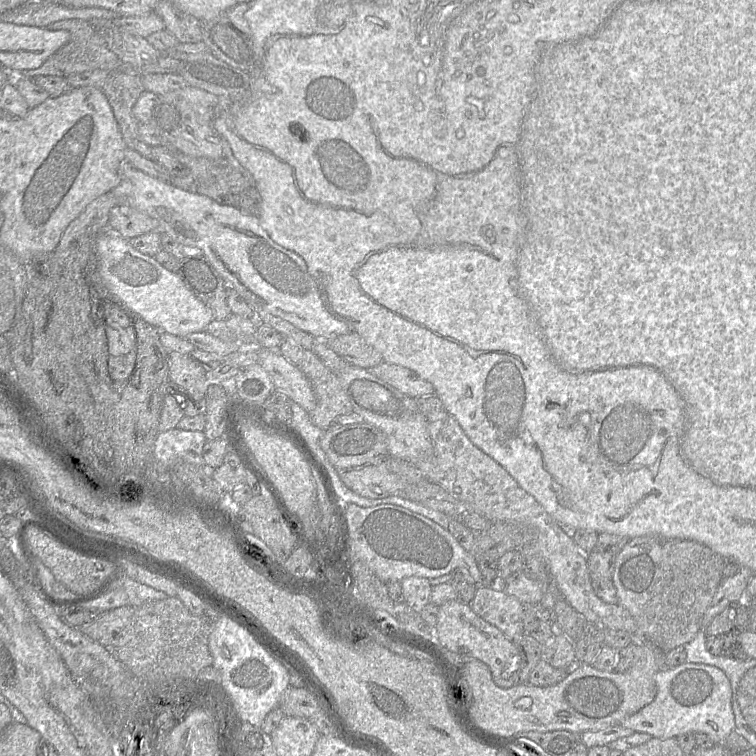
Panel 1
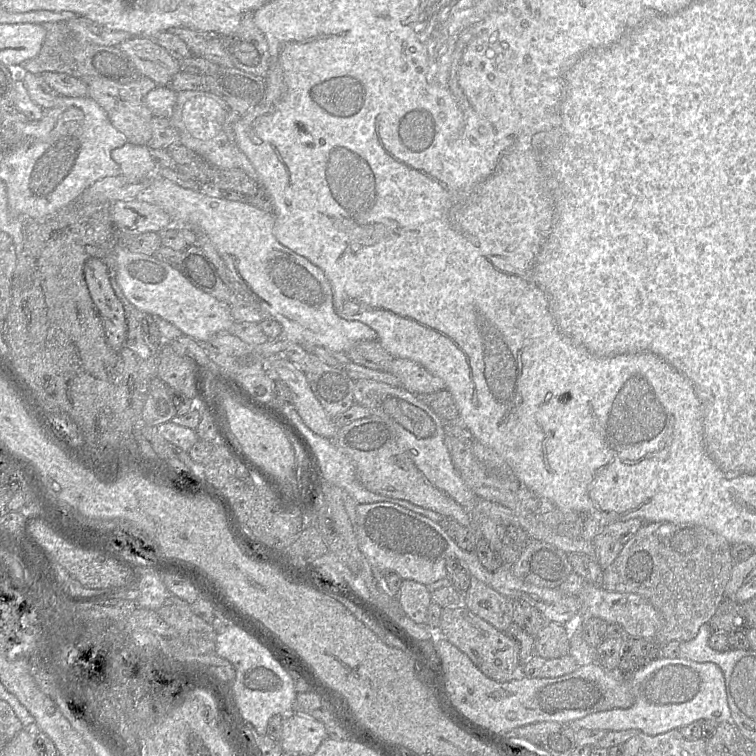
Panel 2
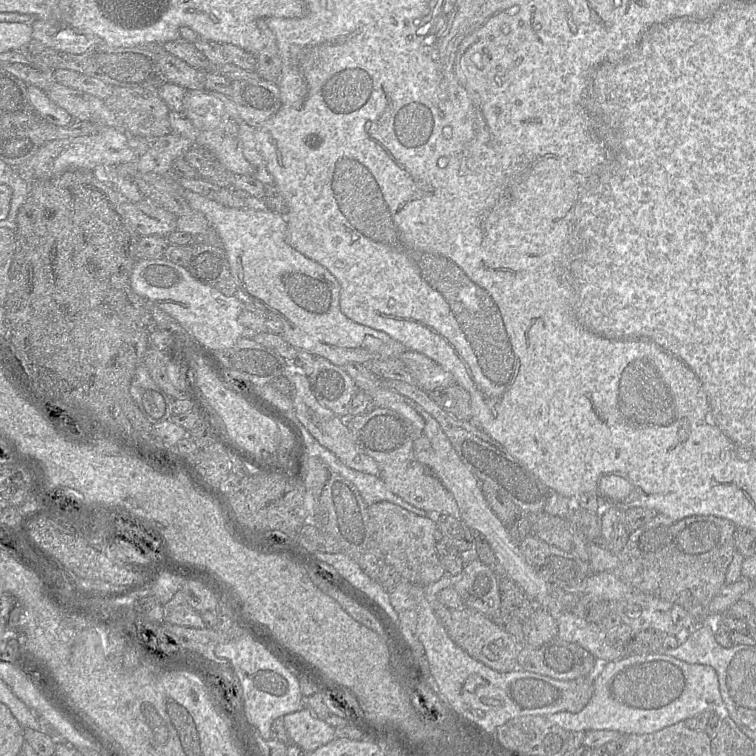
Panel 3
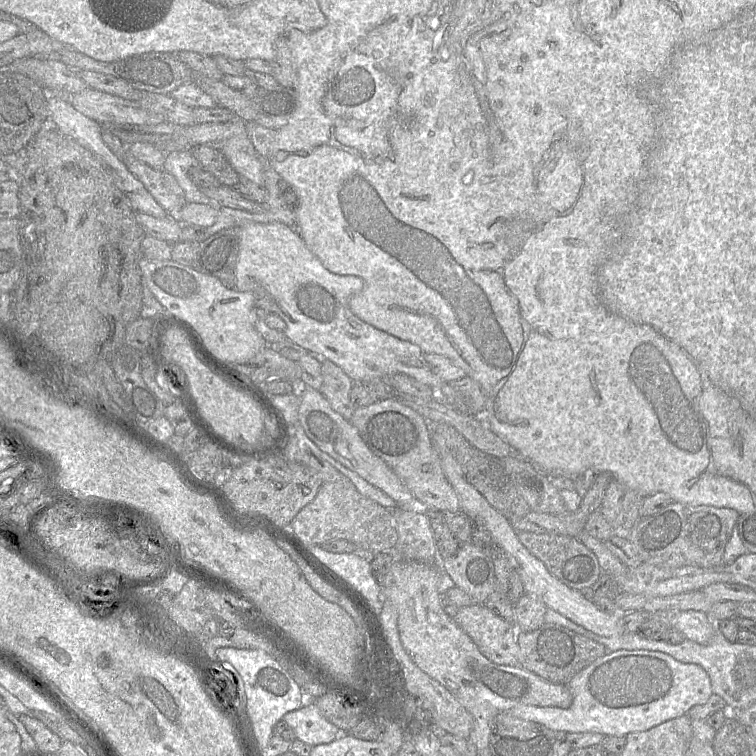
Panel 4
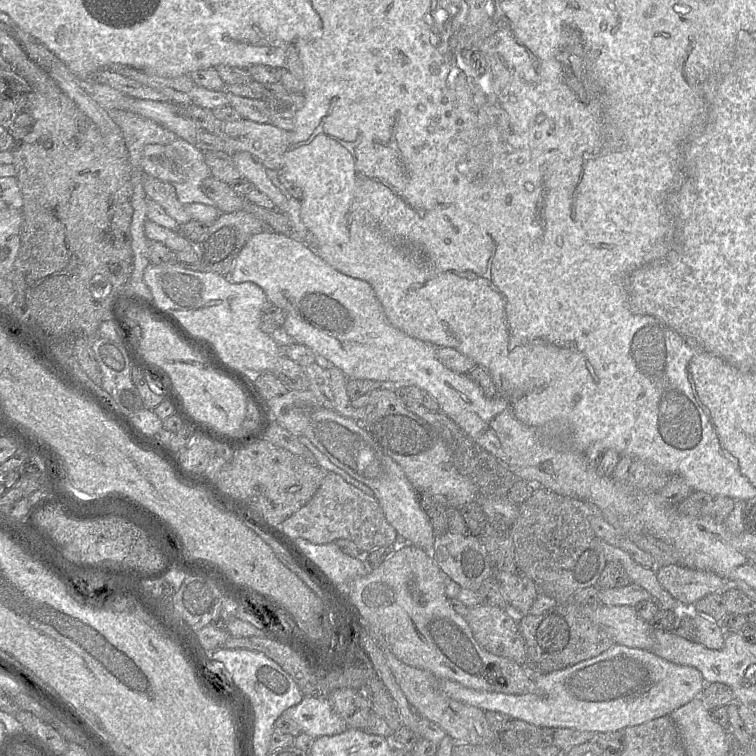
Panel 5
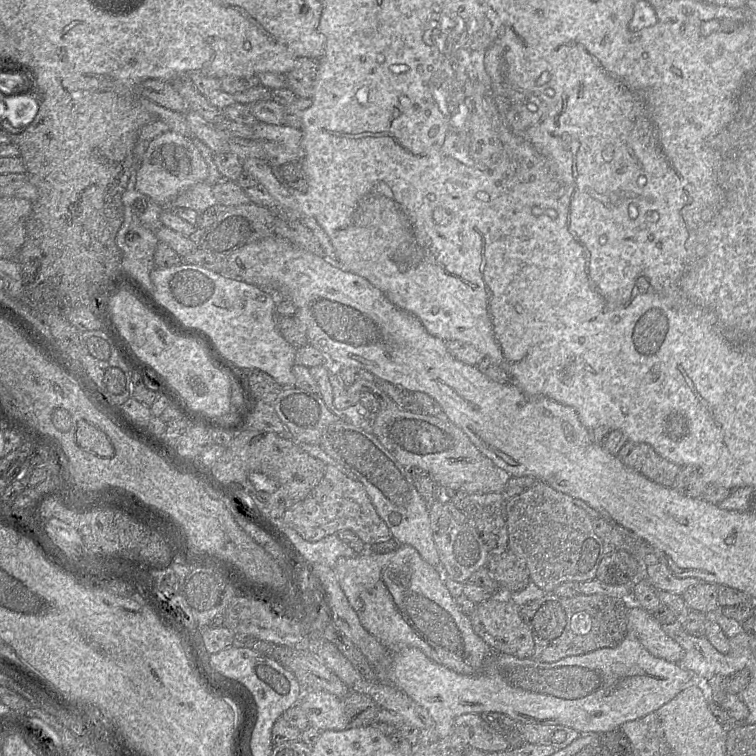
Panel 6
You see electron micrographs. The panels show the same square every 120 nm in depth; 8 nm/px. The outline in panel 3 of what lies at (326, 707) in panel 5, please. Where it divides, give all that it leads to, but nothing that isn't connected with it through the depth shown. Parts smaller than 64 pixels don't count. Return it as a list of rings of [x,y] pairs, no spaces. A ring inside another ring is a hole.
[[[309,708],[283,716],[289,741],[305,751],[314,751],[335,738],[334,727],[315,716]]]

